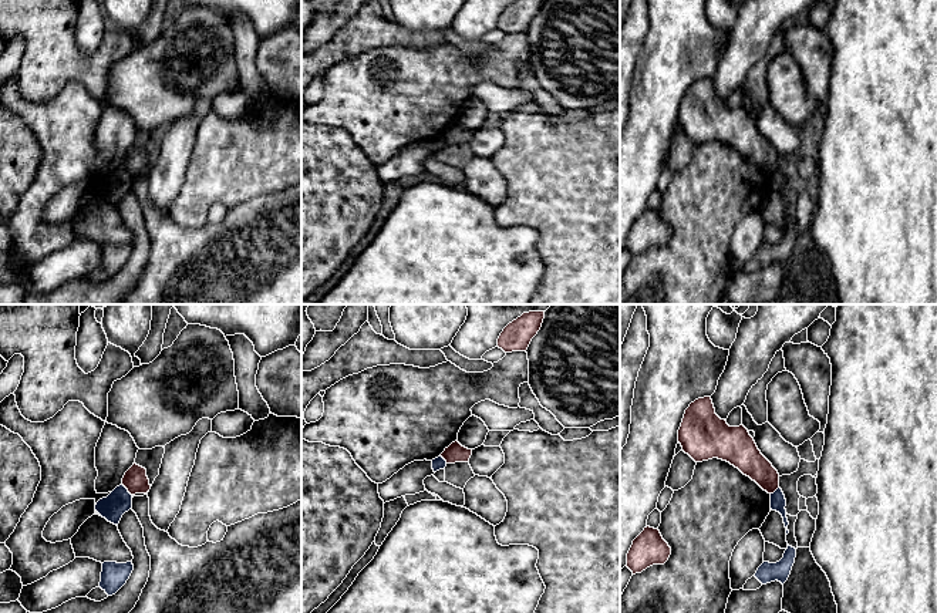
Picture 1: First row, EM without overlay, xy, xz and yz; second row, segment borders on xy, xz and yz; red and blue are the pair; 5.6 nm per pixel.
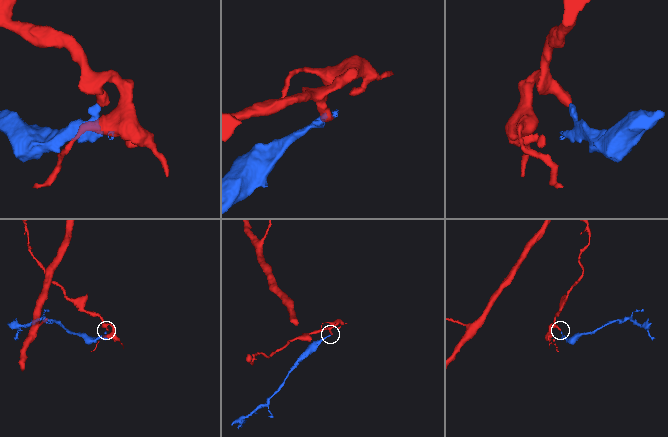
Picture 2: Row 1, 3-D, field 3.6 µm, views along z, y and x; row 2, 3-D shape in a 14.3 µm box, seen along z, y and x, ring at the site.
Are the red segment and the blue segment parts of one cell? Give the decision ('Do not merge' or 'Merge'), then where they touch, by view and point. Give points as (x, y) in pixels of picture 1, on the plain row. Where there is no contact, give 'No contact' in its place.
Do not merge. Touches red at xy (127, 169)

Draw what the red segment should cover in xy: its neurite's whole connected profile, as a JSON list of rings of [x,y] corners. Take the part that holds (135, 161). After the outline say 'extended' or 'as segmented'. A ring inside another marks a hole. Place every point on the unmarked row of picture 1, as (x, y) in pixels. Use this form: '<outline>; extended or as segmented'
[[[134,144],[134,146],[125,154],[122,166],[131,176],[149,174],[151,166],[146,158],[146,151]]]; as segmented

